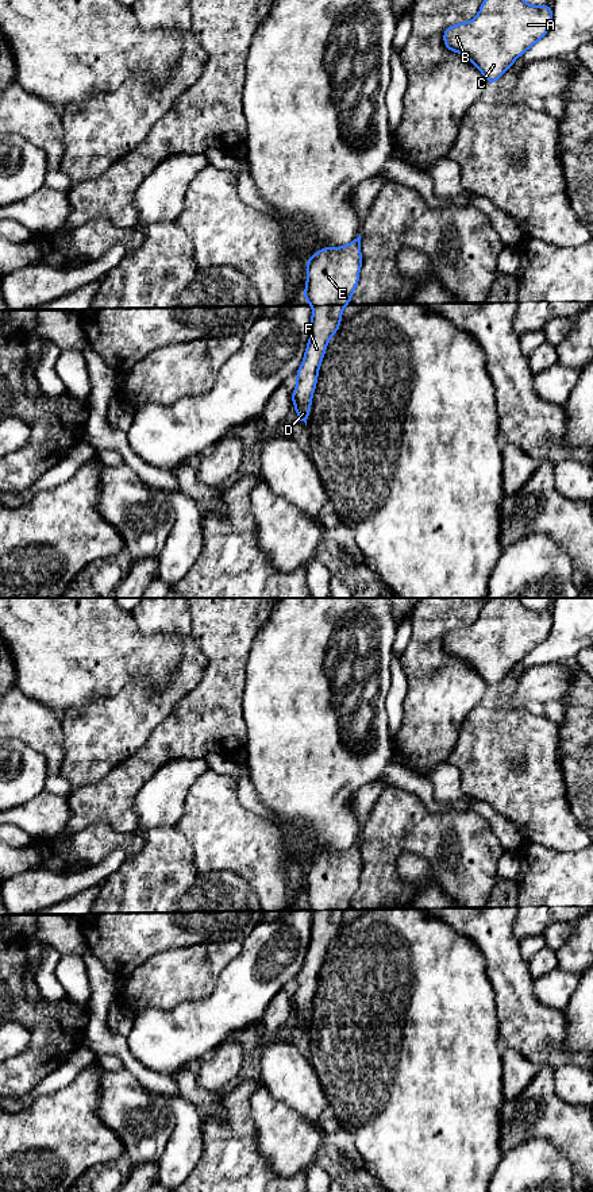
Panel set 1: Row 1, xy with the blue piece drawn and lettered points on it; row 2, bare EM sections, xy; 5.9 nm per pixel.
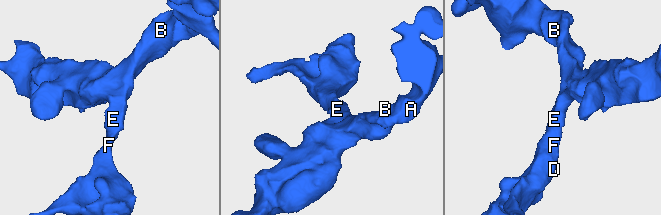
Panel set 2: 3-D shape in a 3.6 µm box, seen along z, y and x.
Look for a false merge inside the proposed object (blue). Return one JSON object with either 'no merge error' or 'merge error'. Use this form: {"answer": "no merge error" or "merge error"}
{"answer": "no merge error"}

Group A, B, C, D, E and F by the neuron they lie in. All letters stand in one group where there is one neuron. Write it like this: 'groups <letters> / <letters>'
groups A B C D E F

